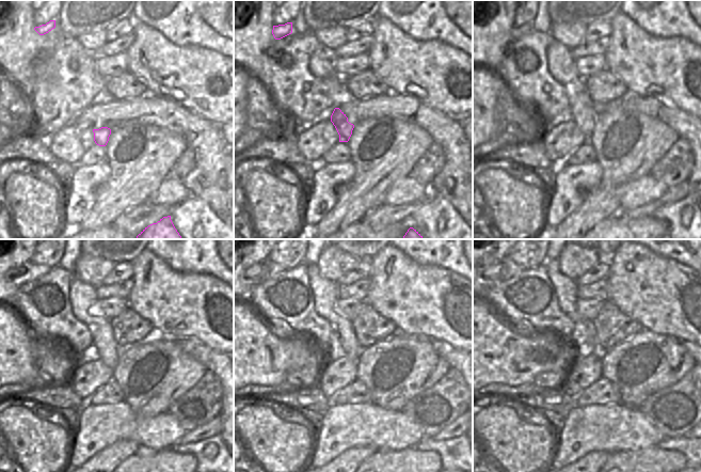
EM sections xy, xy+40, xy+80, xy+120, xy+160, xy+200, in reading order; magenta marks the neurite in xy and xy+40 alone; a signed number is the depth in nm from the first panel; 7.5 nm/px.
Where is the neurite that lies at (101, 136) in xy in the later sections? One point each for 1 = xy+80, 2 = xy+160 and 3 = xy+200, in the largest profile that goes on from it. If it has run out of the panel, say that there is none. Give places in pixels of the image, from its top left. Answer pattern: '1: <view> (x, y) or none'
1: xy+80 (582, 106)
2: xy+160 (351, 348)
3: xy+200 (588, 324)

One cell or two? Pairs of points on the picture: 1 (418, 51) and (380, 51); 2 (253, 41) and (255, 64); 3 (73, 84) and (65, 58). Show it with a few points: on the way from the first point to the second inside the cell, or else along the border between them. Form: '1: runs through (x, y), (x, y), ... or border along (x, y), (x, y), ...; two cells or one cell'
1: runs through (408, 60), (387, 60); one cell
2: runs through (253, 46), (253, 59); one cell
3: runs through (67, 78), (67, 64); one cell

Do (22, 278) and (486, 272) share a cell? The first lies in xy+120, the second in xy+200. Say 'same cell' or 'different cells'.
same cell

